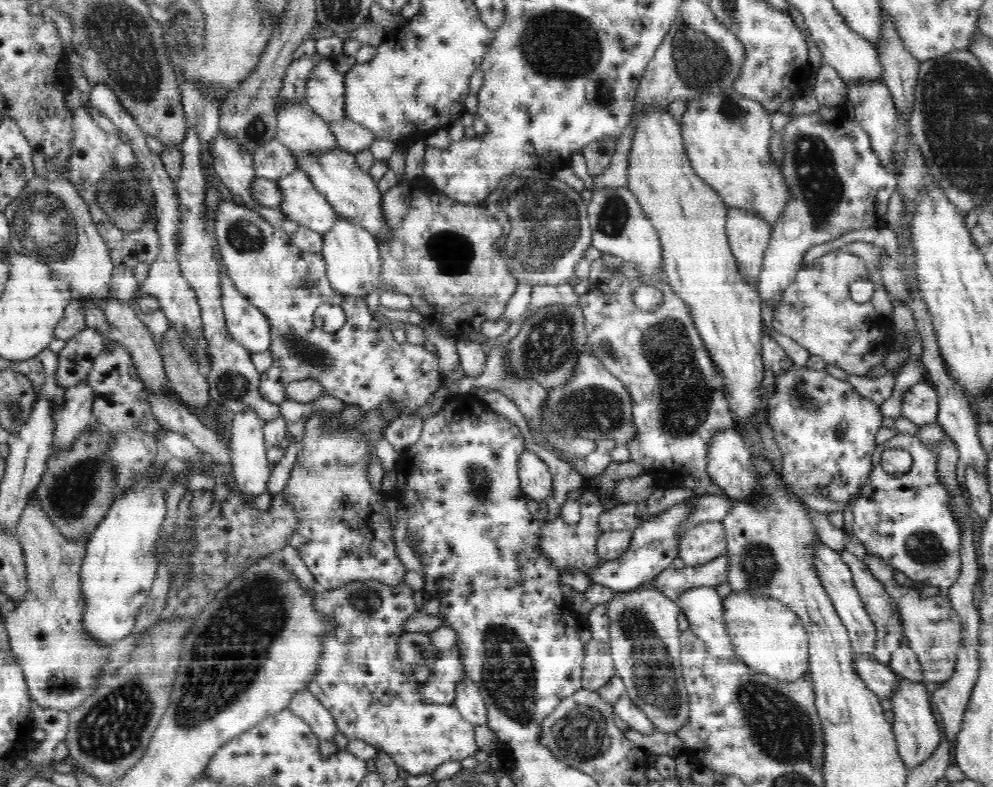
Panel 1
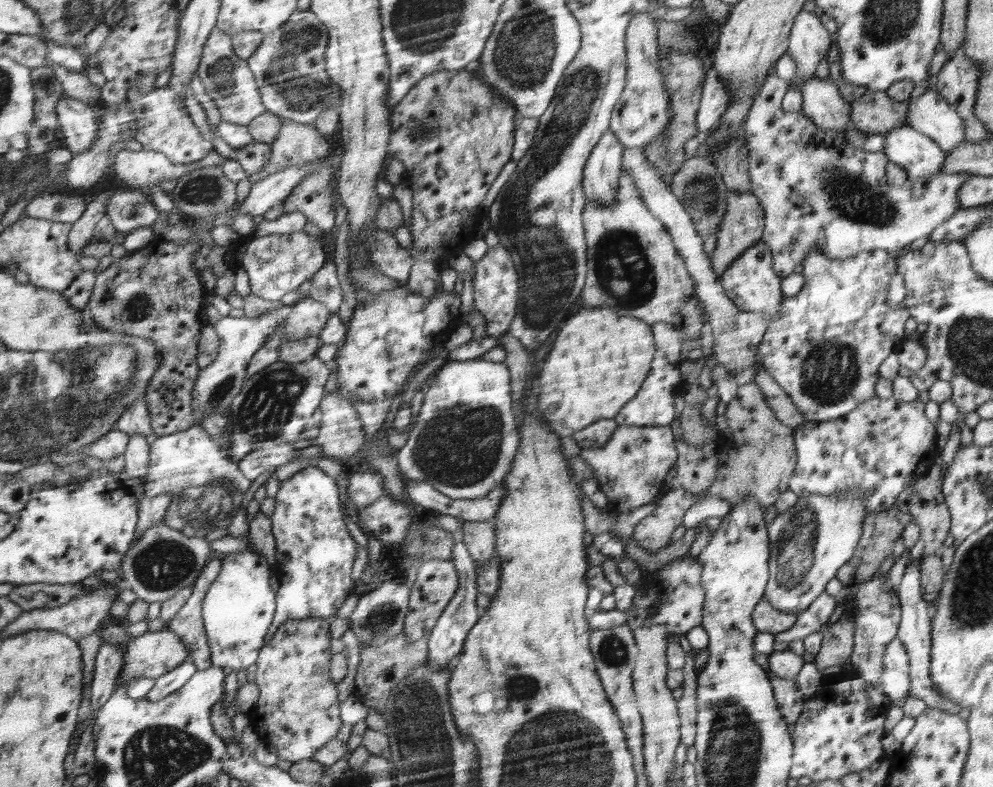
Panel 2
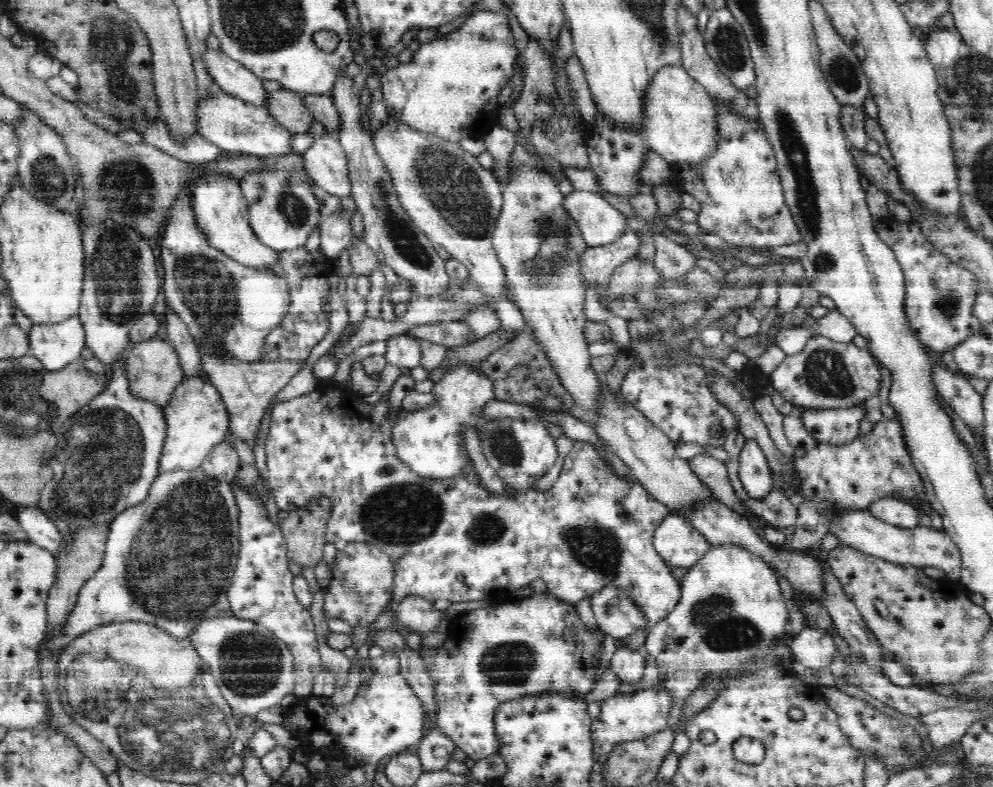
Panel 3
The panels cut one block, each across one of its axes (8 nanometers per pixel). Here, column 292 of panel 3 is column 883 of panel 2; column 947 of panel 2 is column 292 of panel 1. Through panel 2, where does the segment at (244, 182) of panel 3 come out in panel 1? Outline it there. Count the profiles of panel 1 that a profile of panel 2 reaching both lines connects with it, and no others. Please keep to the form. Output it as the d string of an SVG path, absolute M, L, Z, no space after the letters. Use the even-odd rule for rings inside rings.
M296 170L279 178L277 188L281 192L281 211L286 218L302 227L310 228L325 235L336 222L337 212L328 204L328 201L321 195L310 182L304 171Z

